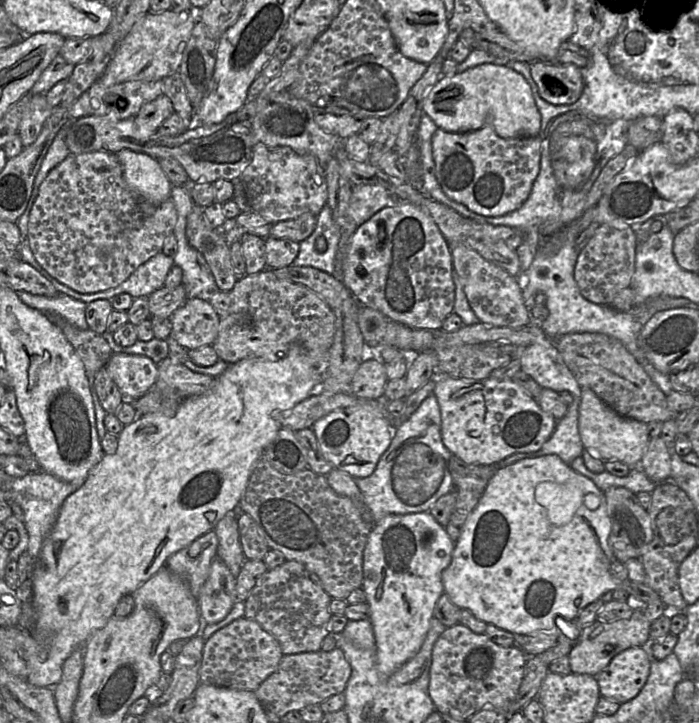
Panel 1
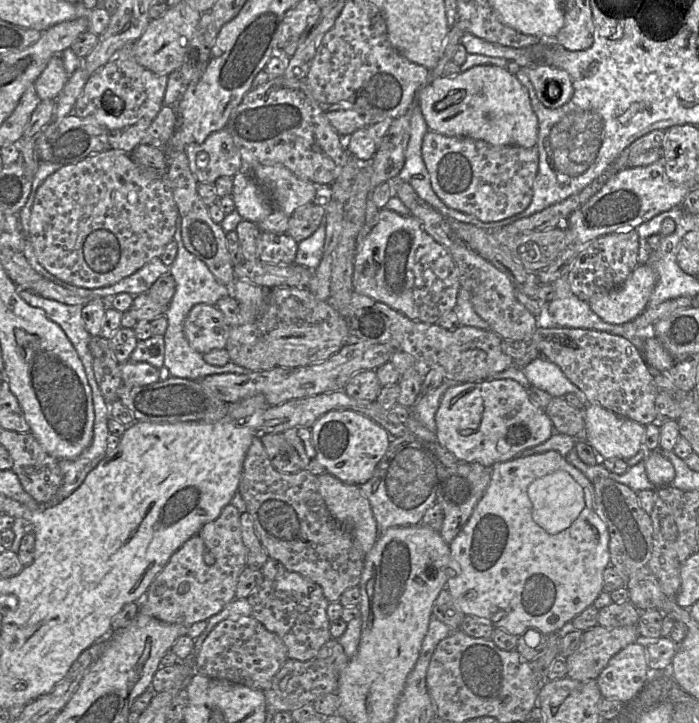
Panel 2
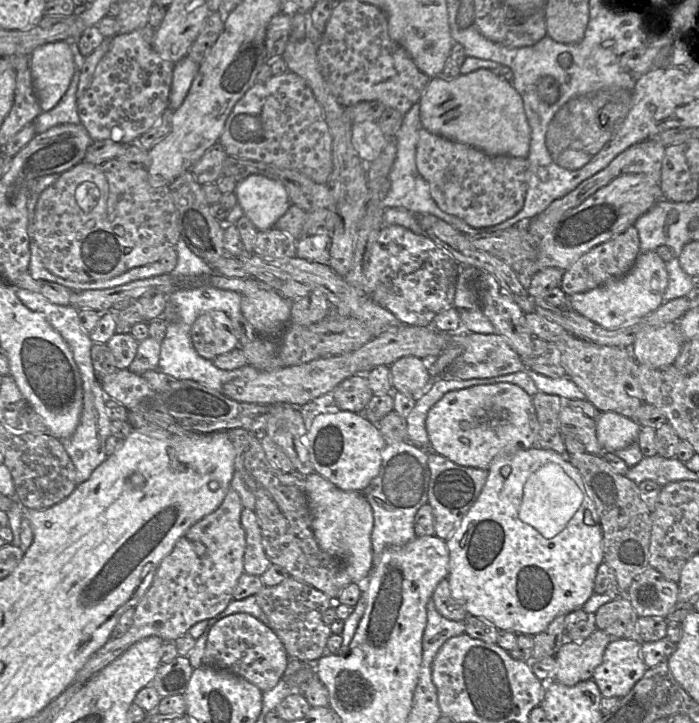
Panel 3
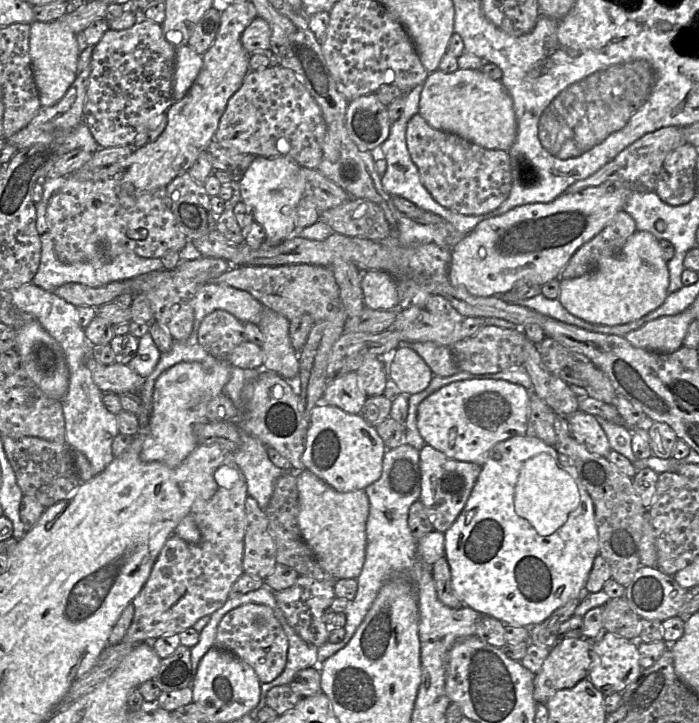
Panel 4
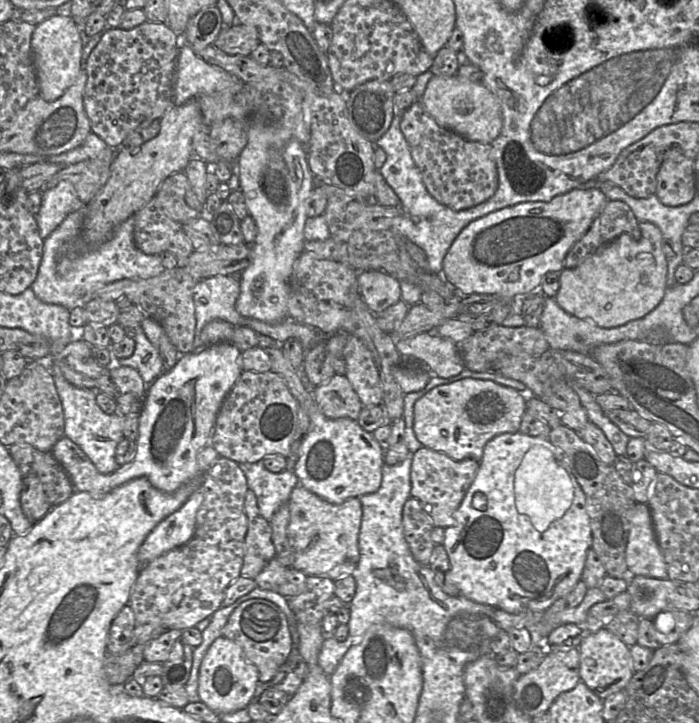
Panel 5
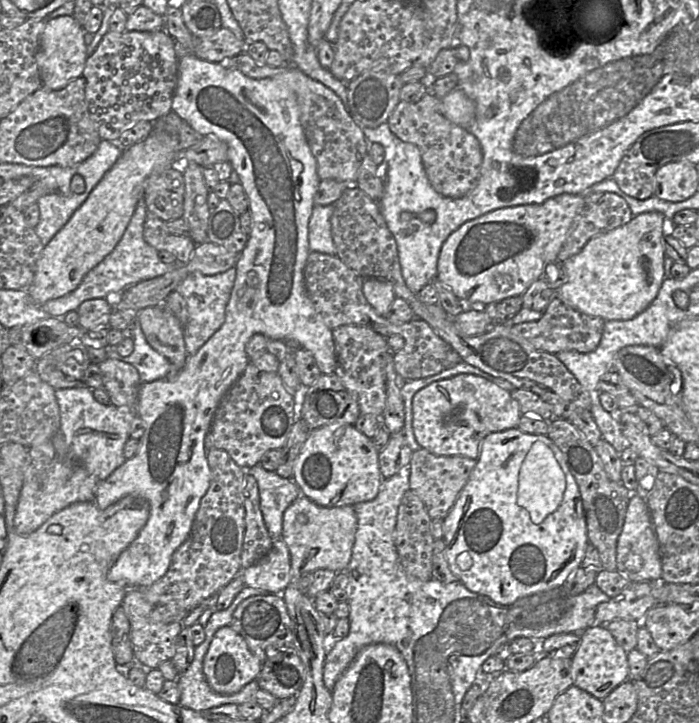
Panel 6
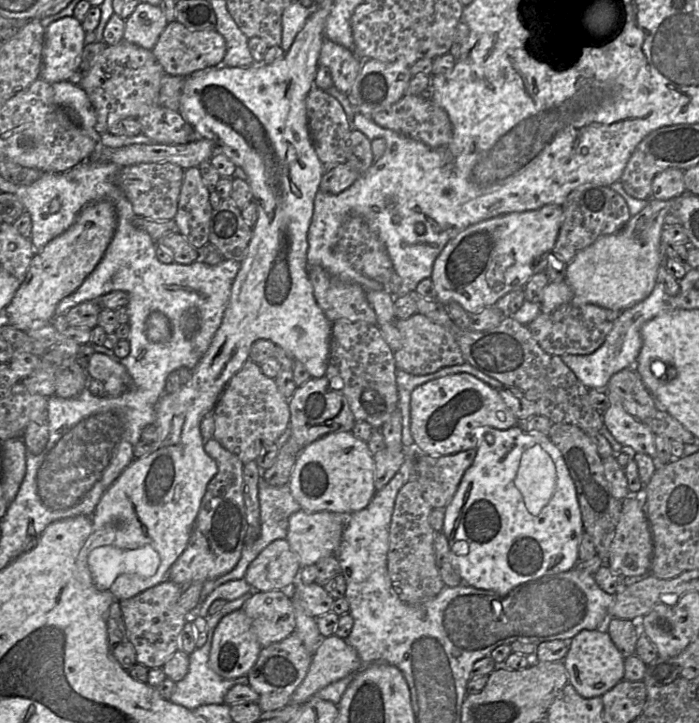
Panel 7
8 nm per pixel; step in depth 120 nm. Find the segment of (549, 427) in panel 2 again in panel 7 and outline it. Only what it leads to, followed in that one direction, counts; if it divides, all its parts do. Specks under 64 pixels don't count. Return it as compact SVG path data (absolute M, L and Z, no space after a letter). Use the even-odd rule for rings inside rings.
M458 373L433 379L416 387L411 395L411 434L420 453L432 456L456 454L477 449L487 428L507 430L519 423L505 404L499 391L468 373Z

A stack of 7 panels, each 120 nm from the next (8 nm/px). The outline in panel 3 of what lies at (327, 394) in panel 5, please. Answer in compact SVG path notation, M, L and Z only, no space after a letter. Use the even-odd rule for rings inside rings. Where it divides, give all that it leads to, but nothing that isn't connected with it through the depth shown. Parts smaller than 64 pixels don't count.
M357 374L340 383L331 393L331 403L338 410L363 413L374 393L366 374Z

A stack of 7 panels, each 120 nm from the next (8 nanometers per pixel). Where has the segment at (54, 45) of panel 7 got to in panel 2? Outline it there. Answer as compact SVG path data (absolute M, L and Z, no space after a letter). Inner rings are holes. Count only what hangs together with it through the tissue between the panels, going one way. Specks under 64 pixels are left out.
M61 55L53 56L34 82L40 99L56 100L68 78L69 75L65 70Z

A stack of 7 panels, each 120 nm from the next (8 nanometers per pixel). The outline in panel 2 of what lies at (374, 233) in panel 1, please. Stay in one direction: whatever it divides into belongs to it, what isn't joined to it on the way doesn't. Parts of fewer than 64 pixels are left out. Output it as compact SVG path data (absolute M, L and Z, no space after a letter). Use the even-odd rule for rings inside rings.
M383 207L379 210L378 220L371 231L360 242L357 243L354 258L353 287L355 292L383 302L394 310L403 313L411 320L426 322L429 324L438 324L439 319L444 314L454 309L461 284L459 280L459 270L451 254L443 245L438 243L423 229L419 220L417 220L413 215L401 215L395 211Z

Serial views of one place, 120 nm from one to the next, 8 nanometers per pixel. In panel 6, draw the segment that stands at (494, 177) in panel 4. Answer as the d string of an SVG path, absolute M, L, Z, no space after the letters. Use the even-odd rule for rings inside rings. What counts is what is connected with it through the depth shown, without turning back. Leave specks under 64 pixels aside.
M429 92L415 103L400 101L386 123L399 139L420 149L426 175L437 193L461 198L476 187L483 162L481 145L468 130L444 116L441 99Z

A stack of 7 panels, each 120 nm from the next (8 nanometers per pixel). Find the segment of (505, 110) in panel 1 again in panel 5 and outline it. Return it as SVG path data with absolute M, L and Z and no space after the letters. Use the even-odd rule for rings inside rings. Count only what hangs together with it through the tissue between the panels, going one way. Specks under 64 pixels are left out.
M457 74L450 77L433 75L420 102L438 125L470 141L491 144L501 132L502 111L496 96L481 83L469 81Z

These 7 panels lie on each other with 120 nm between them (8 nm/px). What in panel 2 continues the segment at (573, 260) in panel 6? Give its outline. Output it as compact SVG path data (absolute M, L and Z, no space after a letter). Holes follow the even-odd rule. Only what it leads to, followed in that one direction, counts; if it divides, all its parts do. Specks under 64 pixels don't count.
M640 264L620 287L586 302L603 321L625 324L647 309L656 281L655 271L648 264Z

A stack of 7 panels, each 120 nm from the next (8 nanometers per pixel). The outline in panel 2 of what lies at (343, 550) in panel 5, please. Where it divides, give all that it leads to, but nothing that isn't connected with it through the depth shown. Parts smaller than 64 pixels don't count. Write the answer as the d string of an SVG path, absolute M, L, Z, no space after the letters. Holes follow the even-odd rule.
M327 472L317 476L317 479L319 492L329 512L352 534L361 550L367 554L374 546L380 534L370 503L361 493L360 487L357 485L346 484Z

